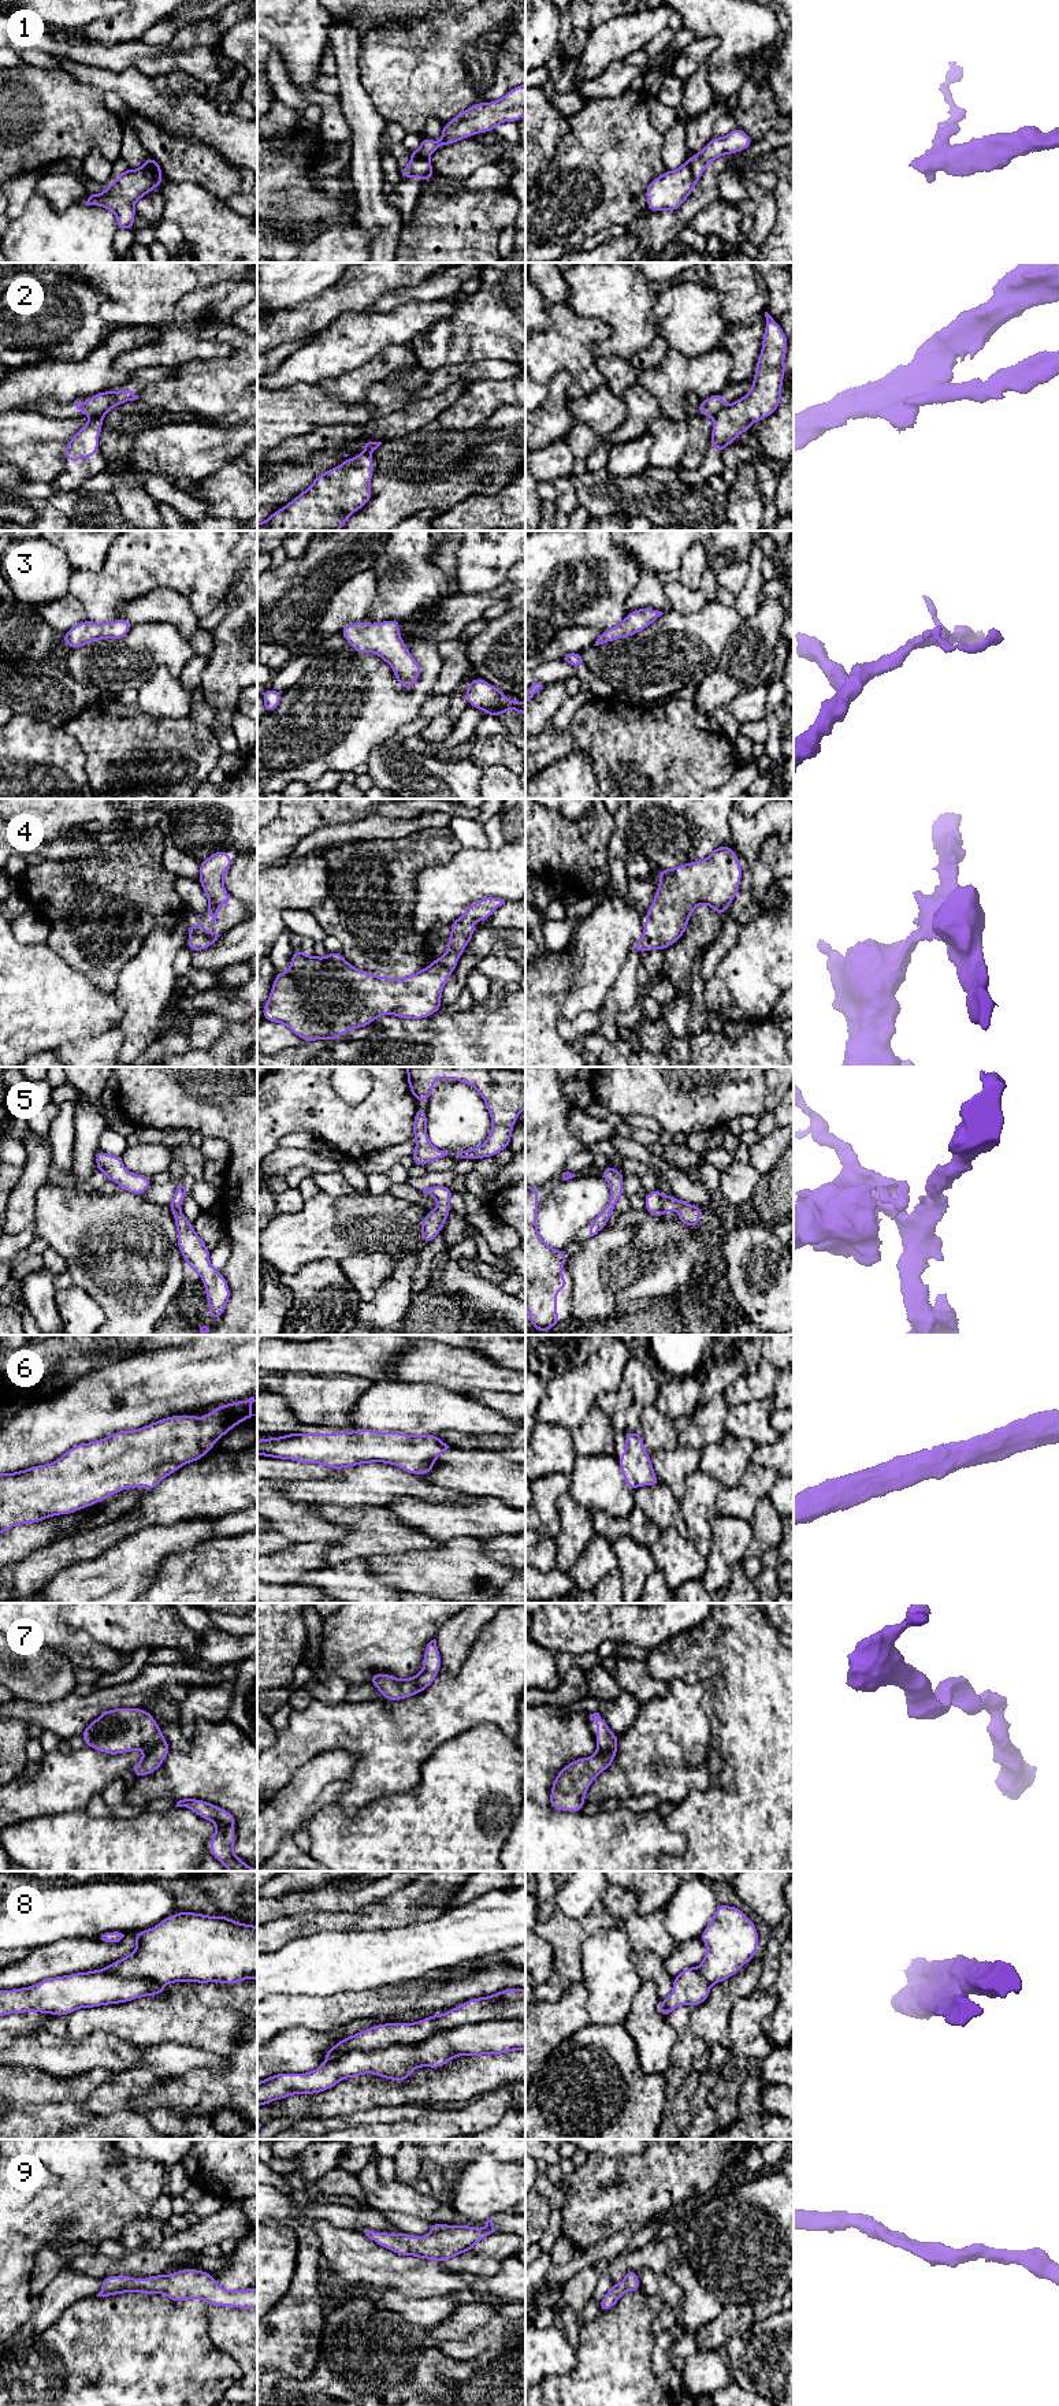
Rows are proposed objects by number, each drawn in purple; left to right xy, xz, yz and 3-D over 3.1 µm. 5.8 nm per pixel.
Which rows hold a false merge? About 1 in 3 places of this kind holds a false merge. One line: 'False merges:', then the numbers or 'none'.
False merges: 1, 2

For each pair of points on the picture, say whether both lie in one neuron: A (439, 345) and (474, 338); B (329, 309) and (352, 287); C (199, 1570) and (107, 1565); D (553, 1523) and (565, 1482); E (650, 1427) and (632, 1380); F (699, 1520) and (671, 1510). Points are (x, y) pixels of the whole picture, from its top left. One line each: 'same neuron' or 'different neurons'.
A: same neuron
B: same neuron
C: different neurons
D: same neuron
E: different neurons
F: different neurons

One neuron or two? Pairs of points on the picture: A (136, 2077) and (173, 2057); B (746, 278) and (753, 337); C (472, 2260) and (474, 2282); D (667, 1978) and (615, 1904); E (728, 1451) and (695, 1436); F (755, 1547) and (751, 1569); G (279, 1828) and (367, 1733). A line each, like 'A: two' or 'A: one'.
A: one
B: one
C: two
D: one
E: two
F: one
G: two

